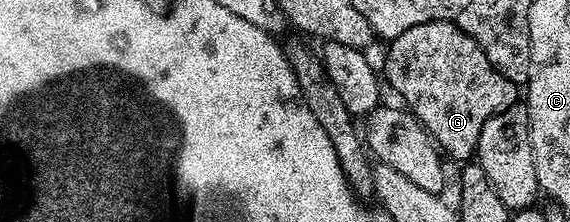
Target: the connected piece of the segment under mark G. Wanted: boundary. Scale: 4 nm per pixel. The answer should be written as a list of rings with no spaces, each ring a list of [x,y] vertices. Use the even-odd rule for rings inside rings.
[[[439,21],[416,25],[408,29],[408,33],[400,33],[400,37],[389,40],[387,47],[390,48],[386,51],[385,82],[390,82],[391,89],[403,99],[401,102],[410,114],[417,117],[435,144],[447,156],[450,154],[452,158],[458,159],[457,161],[470,161],[475,158],[484,121],[496,117],[496,113],[504,113],[504,109],[519,102],[519,88],[495,69],[492,61],[484,57],[484,49],[480,49],[480,45],[472,41],[472,37],[464,34],[457,22]]]

